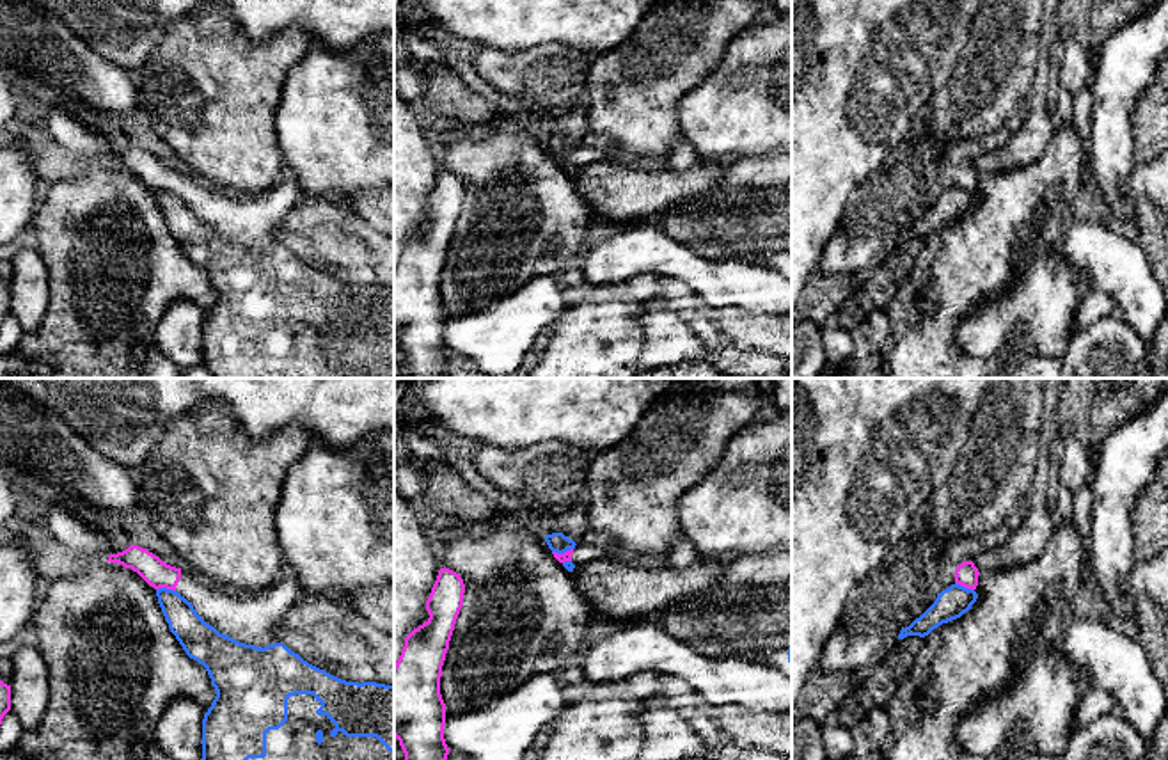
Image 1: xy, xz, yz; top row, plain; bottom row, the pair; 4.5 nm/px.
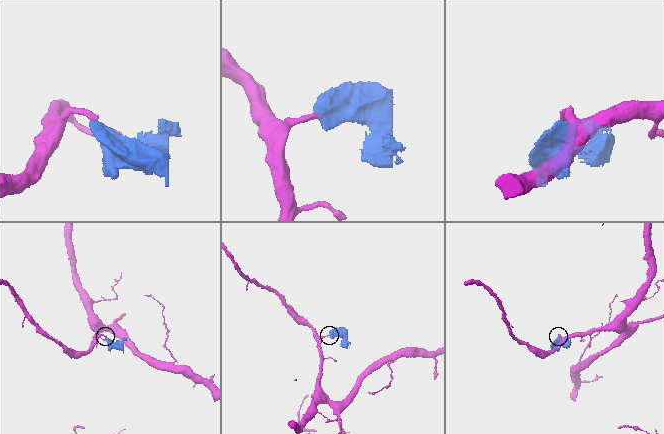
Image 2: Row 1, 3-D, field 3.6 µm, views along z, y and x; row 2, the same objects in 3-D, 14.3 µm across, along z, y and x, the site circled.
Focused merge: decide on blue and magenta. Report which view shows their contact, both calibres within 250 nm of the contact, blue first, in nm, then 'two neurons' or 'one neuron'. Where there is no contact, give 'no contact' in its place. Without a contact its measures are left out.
meets blue in xy; 160 nm thick on the blue side, 120 nm on the other; two neurons

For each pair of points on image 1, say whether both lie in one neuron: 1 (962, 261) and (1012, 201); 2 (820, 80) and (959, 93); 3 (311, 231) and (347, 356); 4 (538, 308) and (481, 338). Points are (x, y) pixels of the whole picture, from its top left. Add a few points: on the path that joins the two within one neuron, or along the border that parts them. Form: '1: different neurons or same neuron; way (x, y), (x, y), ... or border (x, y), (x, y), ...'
1: same neuron; way (977, 247), (1009, 215)
2: different neurons; border (959, 55), (950, 77), (918, 116)
3: same neuron; way (331, 261), (339, 325)
4: same neuron; way (524, 315), (496, 336)

